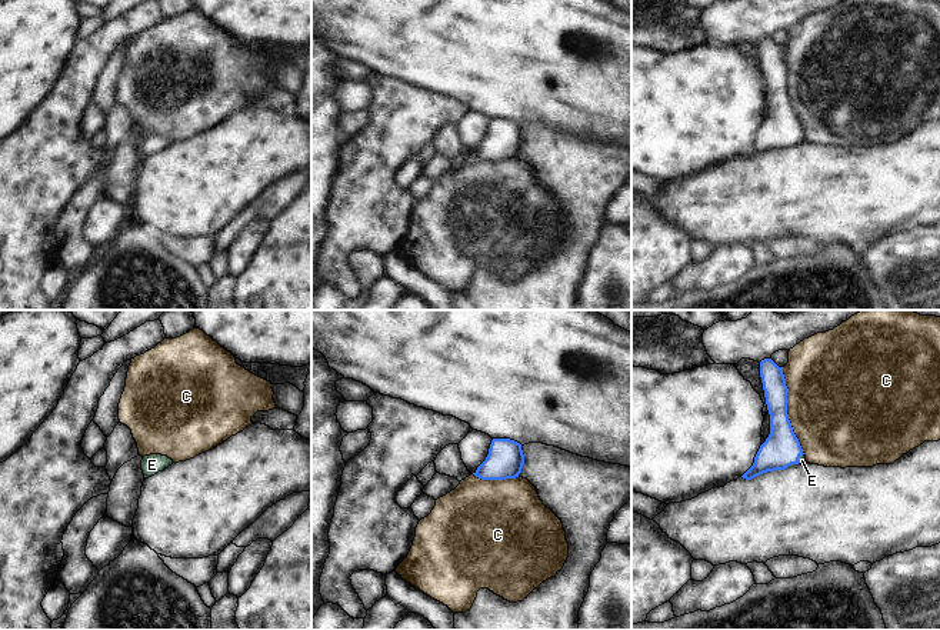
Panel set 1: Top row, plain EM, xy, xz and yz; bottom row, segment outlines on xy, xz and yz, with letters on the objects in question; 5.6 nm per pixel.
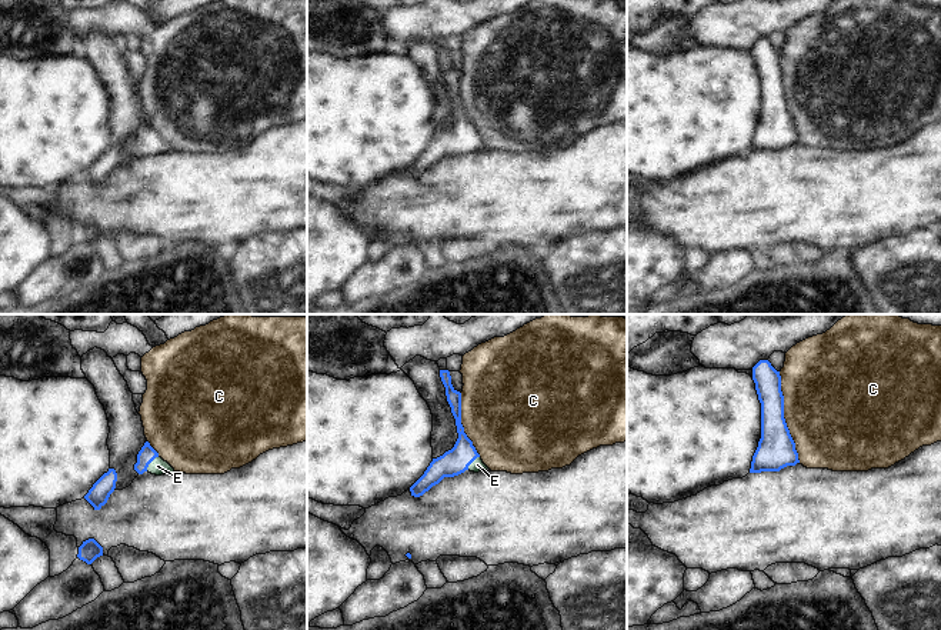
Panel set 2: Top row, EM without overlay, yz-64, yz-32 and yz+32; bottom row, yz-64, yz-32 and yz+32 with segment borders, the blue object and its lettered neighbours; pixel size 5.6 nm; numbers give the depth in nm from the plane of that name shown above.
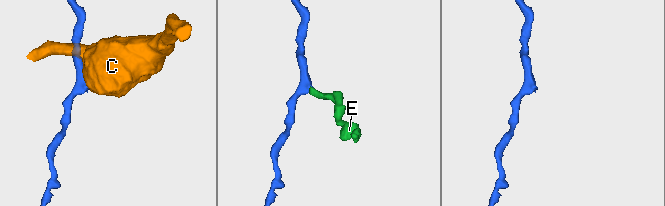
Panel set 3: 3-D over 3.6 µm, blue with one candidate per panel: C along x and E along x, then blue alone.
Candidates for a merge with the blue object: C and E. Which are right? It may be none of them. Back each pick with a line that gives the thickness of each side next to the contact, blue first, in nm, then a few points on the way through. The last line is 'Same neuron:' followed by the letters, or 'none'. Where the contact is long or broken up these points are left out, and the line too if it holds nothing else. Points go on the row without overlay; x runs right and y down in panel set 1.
E: calibres 200 and 50 nm; way yz (782, 129), (799, 137), (802, 140)
Same neuron: E

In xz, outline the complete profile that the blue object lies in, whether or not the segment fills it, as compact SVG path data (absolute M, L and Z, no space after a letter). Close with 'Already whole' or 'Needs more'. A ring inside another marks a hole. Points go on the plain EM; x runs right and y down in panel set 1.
M493 119L486 140L473 153L481 160L516 159L521 153L521 124L510 119Z. Already whole

